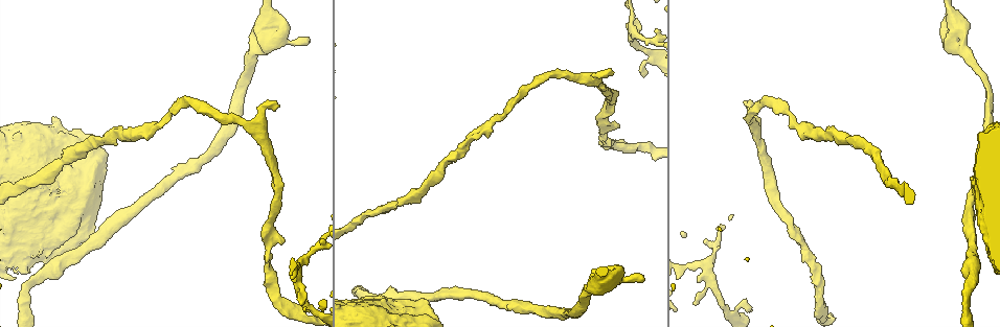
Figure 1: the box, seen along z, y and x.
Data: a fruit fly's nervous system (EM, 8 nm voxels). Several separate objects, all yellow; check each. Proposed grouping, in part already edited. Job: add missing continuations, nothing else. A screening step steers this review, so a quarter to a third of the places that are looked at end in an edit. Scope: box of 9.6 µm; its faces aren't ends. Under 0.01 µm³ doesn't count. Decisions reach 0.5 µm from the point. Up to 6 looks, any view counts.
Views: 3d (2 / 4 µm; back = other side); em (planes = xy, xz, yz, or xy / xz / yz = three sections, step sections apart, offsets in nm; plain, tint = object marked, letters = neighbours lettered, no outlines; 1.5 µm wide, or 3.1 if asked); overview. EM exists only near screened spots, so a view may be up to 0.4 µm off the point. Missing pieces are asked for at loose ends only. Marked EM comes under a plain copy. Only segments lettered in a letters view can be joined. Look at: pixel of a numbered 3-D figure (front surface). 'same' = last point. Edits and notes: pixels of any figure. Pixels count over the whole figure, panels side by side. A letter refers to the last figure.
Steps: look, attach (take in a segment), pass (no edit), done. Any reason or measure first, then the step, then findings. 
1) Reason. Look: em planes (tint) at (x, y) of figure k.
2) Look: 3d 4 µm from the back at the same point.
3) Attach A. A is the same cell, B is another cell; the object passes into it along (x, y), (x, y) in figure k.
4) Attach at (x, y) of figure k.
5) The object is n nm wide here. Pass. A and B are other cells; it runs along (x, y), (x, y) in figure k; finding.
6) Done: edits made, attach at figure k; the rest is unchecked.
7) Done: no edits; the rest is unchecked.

Branch stops here. Look: 3d 4 µm at (750, 310) of figure 1.

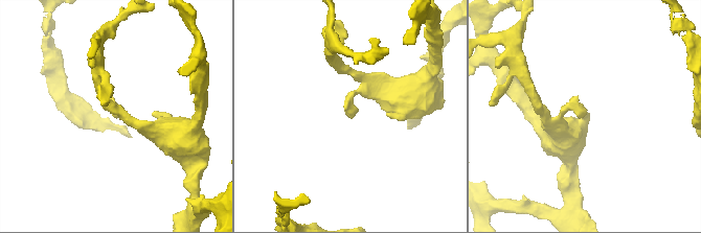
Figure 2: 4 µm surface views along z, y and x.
Look: em planes (tint) at (582, 113) of figure 2.

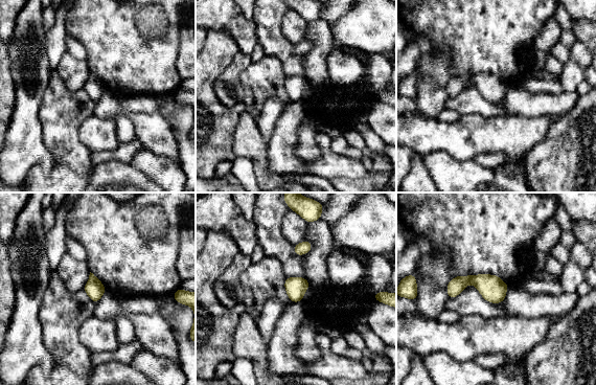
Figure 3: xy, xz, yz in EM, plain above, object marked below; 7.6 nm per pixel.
Look: em planes (letters) at the same point.

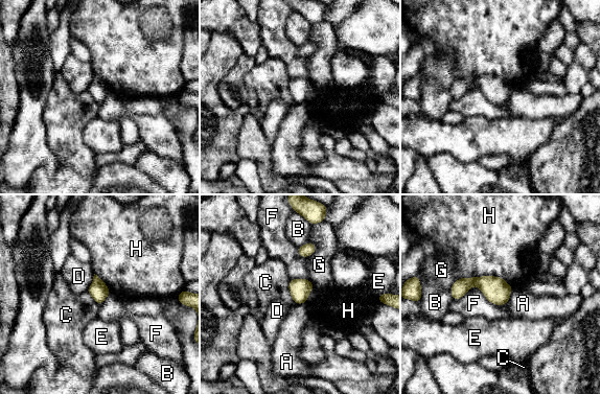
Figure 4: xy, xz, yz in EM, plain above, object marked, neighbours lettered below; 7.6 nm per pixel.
Pass. A, B, C, D, E, F, G and H are other cells; no lettered segment goes on from it.

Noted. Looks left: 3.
An open end. Look: em planes (letters) at (277, 108) of figure 1.

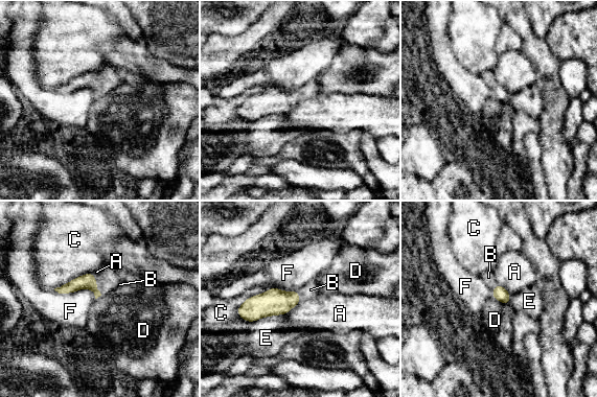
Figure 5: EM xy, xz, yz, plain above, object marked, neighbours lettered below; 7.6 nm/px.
The longest contact is with C, 340 nm. Attach B. B is the same cell, A, C, D, E and F are other cells; the object passes into it along (88, 281), (95, 284), (108, 280) in figure 5; the cell continues.

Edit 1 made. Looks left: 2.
Free end. Look: em xy step 8 (letters) at (308, 44) of figure 1.

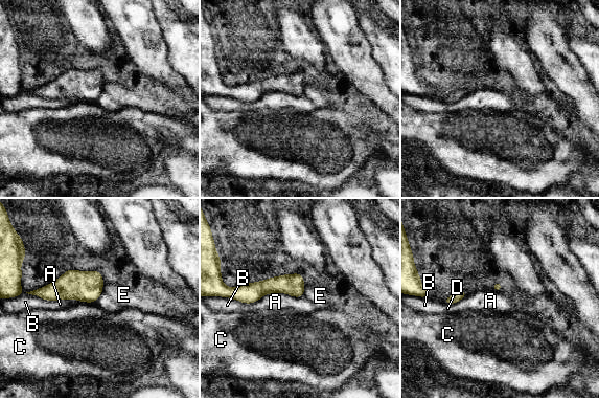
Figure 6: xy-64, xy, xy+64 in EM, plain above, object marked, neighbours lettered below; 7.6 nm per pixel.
The object is 160 nm wide here; the longest contact is with A, 460 nm. Pass. A, B, C, D and E are other cells; no lettered segment goes on from it.

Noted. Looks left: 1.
Done: edits made, attach at figure 5; the rest is unchecked.

